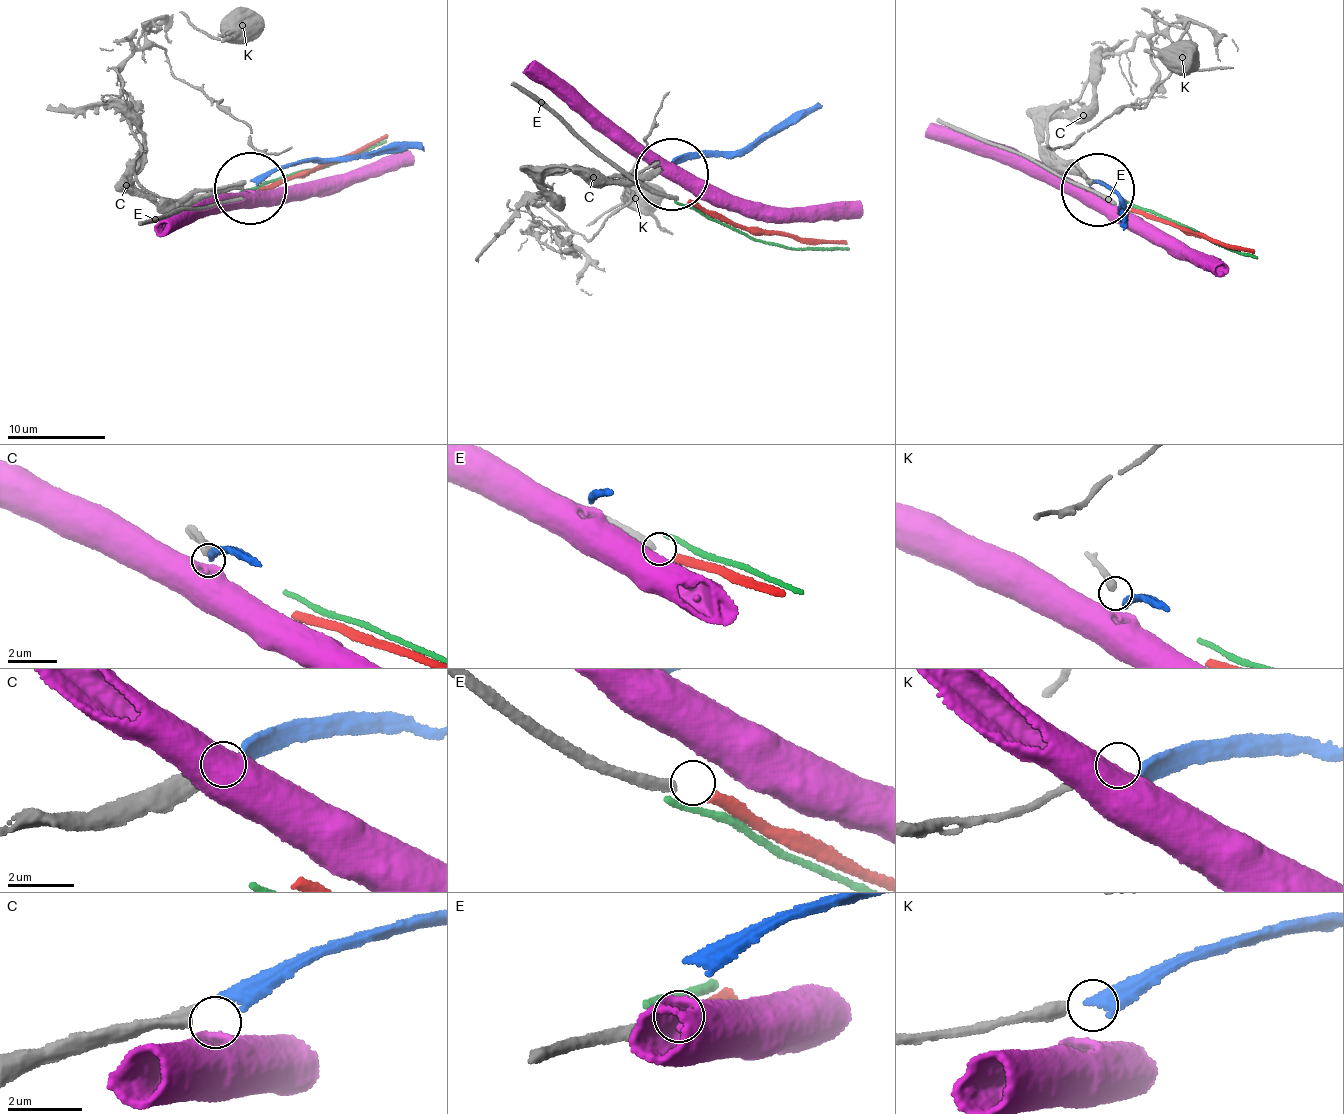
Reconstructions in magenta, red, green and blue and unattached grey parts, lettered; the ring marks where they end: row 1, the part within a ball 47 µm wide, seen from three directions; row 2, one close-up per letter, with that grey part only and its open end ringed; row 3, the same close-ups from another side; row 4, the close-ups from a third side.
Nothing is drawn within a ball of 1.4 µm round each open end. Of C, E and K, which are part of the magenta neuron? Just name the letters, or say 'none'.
none

